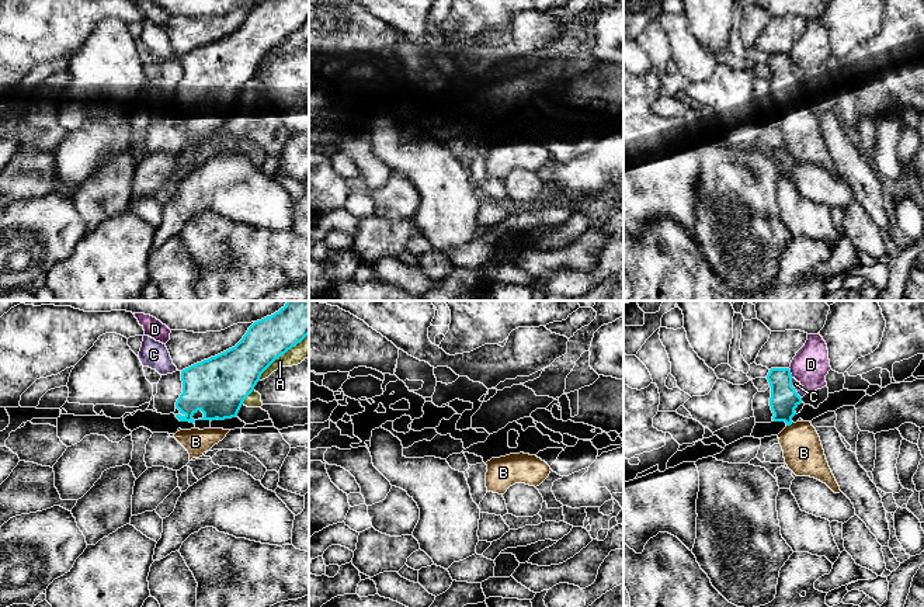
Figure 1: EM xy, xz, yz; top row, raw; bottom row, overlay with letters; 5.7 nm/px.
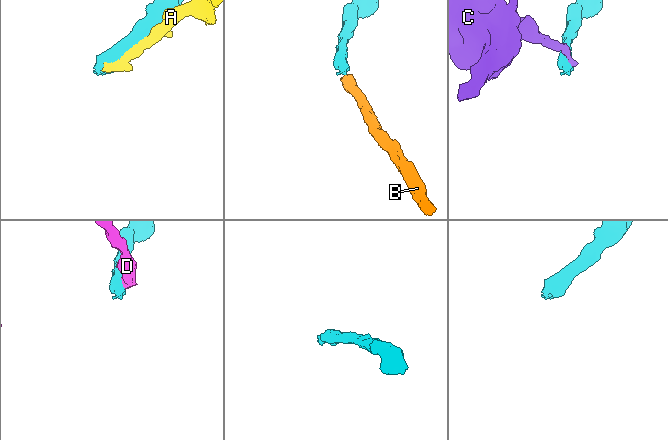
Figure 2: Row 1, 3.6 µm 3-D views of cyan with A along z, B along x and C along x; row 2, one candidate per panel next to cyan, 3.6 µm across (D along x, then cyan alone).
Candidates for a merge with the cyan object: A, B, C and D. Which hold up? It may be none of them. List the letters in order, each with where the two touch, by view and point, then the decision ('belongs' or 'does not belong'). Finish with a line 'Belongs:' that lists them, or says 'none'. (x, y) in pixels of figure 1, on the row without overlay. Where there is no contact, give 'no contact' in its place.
A: contact xy (281, 40); does not belong
B: contact yz (789, 110); belongs
C: contact yz (794, 73); does not belong
D: contact yz (789, 58); does not belong
Belongs: B

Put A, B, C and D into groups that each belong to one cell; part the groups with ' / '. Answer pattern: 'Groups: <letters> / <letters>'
Groups: A / B / C / D

